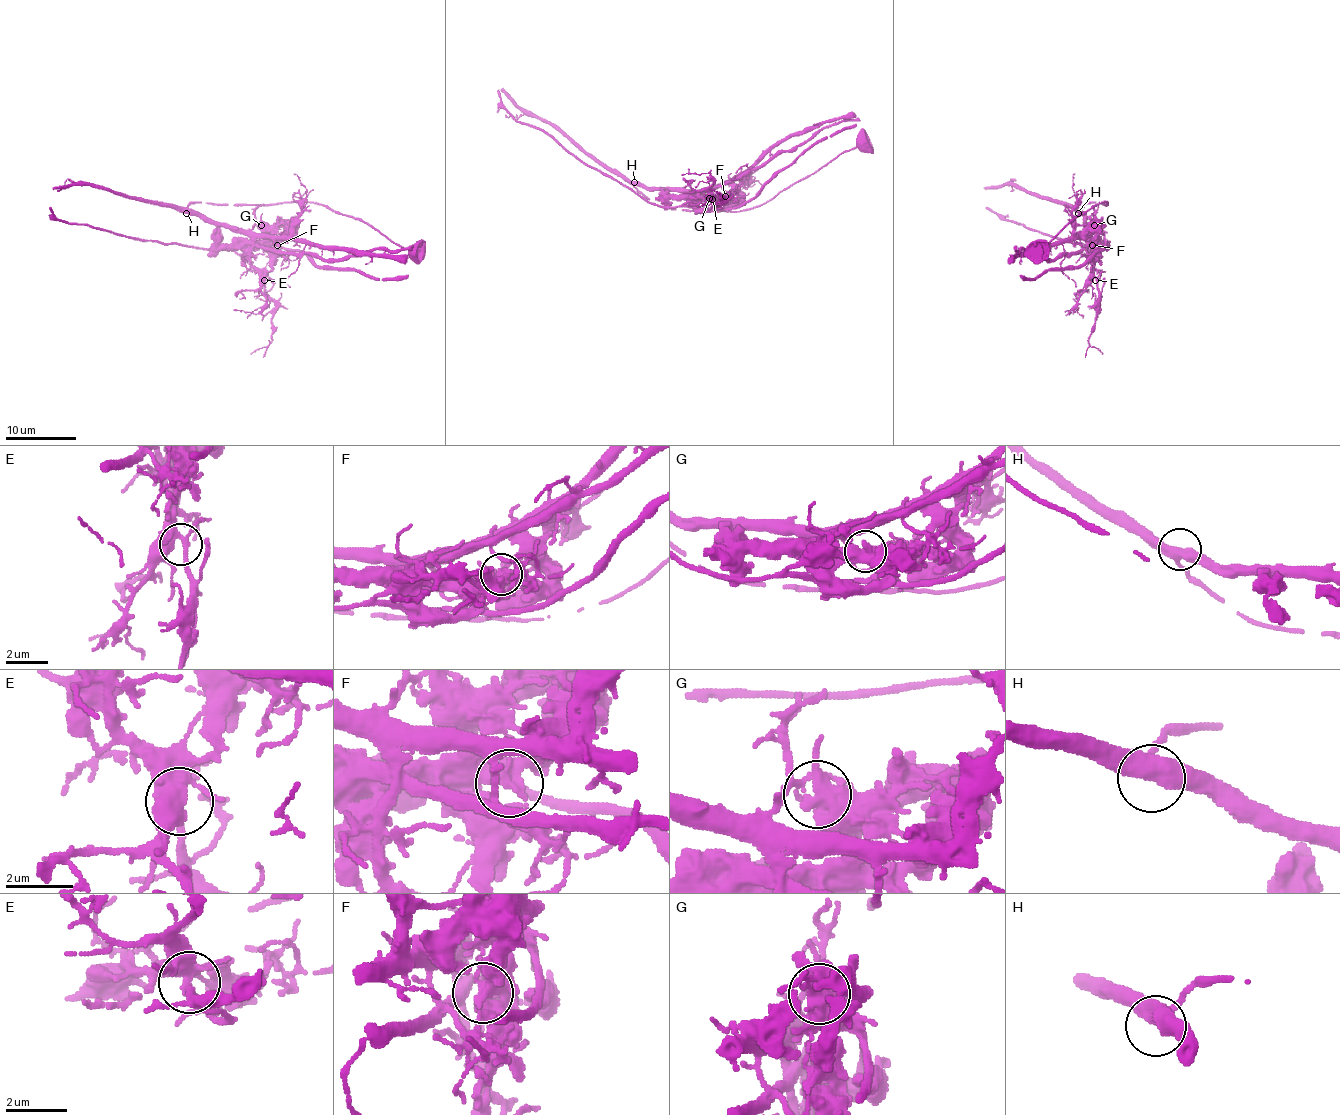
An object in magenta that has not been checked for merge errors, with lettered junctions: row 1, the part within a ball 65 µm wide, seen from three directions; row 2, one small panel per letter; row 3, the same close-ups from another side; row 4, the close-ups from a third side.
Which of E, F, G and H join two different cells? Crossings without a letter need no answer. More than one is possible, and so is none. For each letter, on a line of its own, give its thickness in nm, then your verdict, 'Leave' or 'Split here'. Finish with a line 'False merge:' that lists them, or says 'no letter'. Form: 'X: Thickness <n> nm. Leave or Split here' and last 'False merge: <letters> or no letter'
E: Thickness 340 nm. Leave
F: Thickness 360 nm. Split here
G: Thickness 440 nm. Split here
H: Thickness 440 nm. Leave
False merge: F, G

